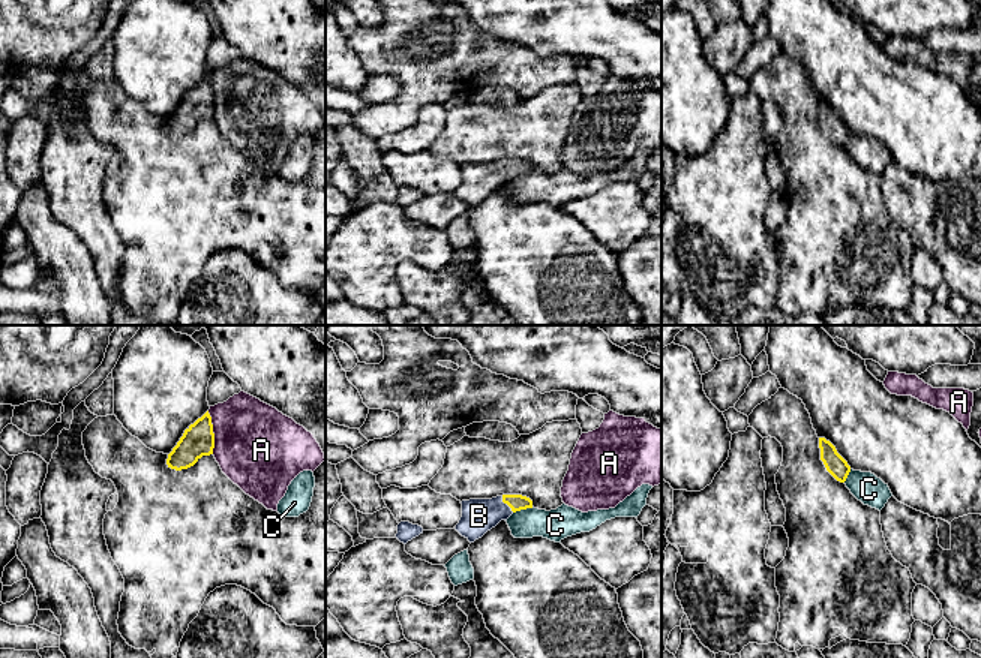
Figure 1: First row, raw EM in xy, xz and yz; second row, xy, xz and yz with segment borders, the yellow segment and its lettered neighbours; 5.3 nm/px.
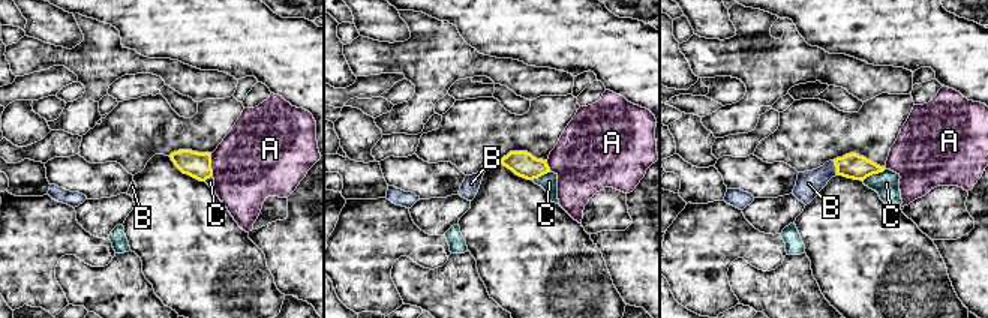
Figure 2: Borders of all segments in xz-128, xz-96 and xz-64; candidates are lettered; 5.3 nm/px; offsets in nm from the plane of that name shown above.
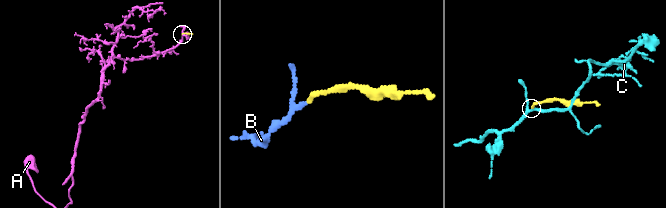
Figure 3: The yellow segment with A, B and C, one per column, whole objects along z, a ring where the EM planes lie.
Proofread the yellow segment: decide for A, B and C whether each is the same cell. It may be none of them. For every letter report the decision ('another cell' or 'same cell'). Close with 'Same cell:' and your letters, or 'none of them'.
A: another cell
B: same cell
C: another cell
Same cell: B

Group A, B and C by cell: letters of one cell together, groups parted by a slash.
A / B / C

